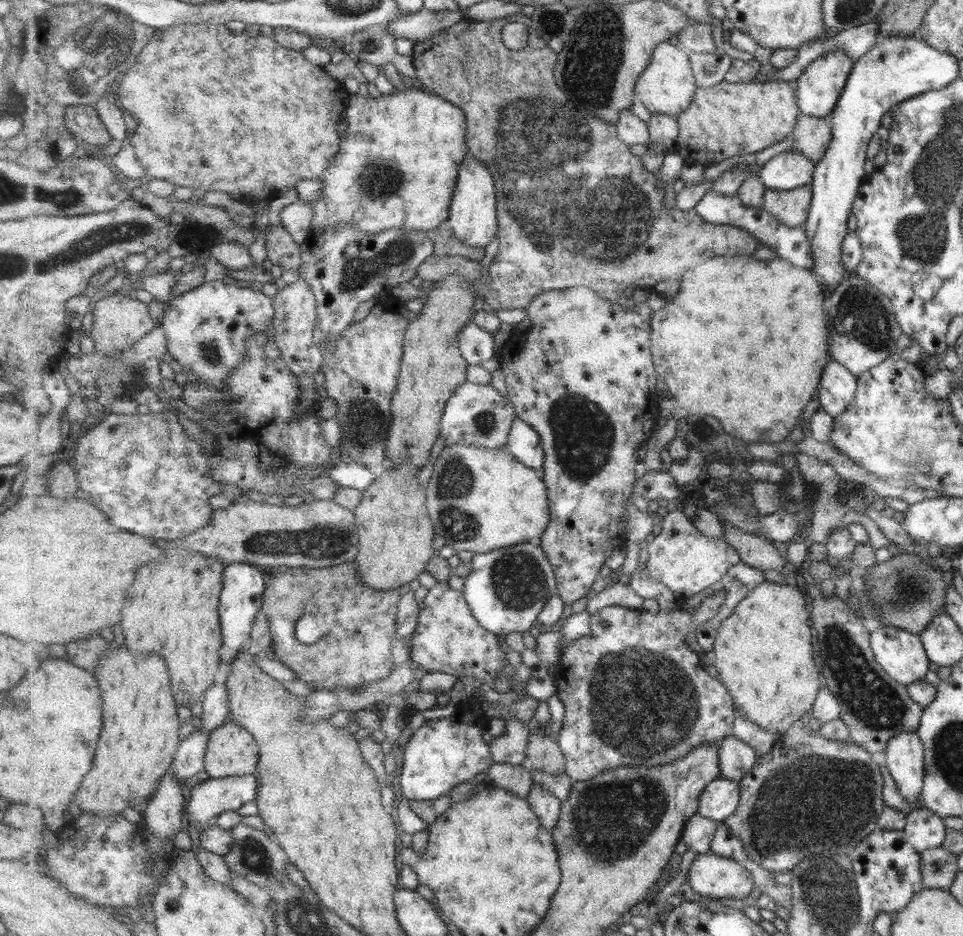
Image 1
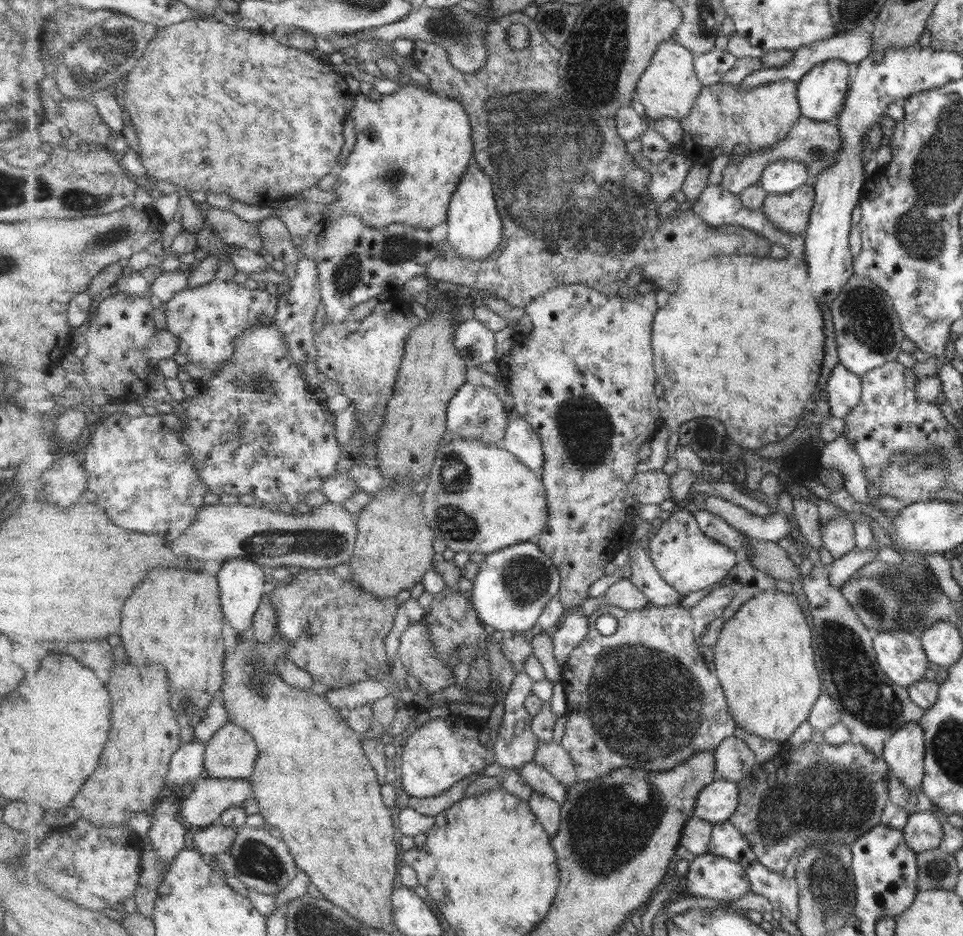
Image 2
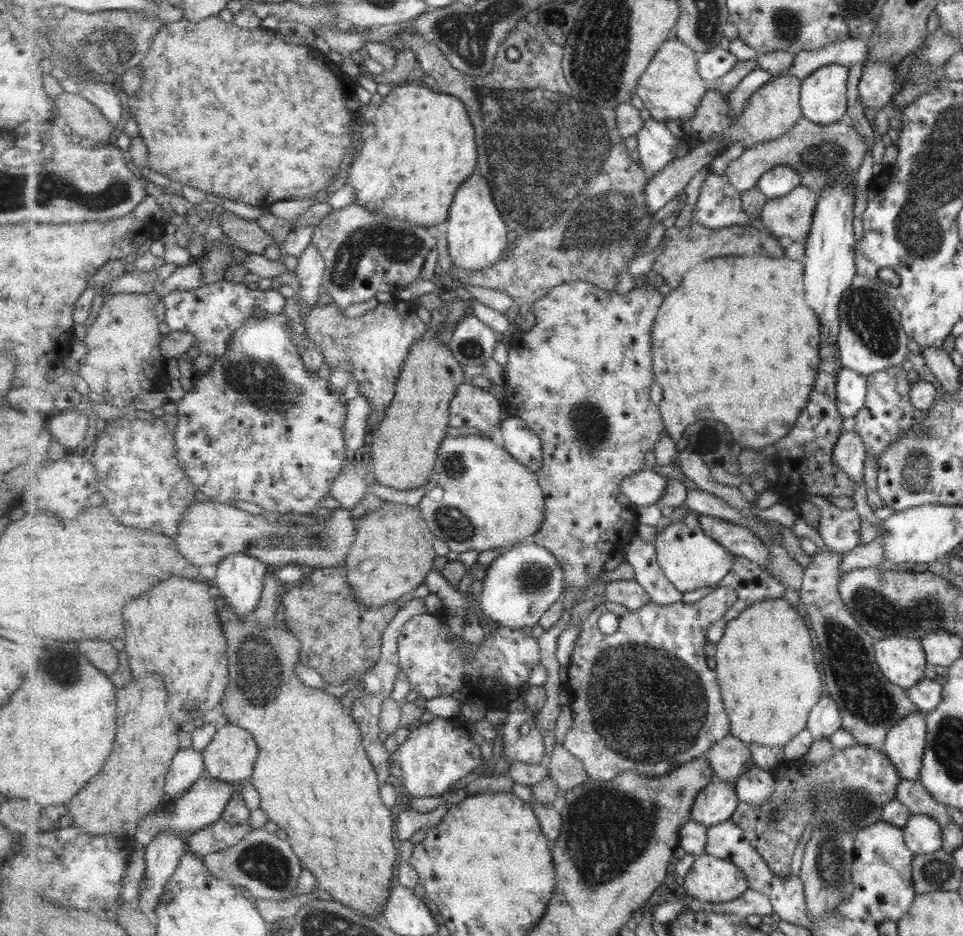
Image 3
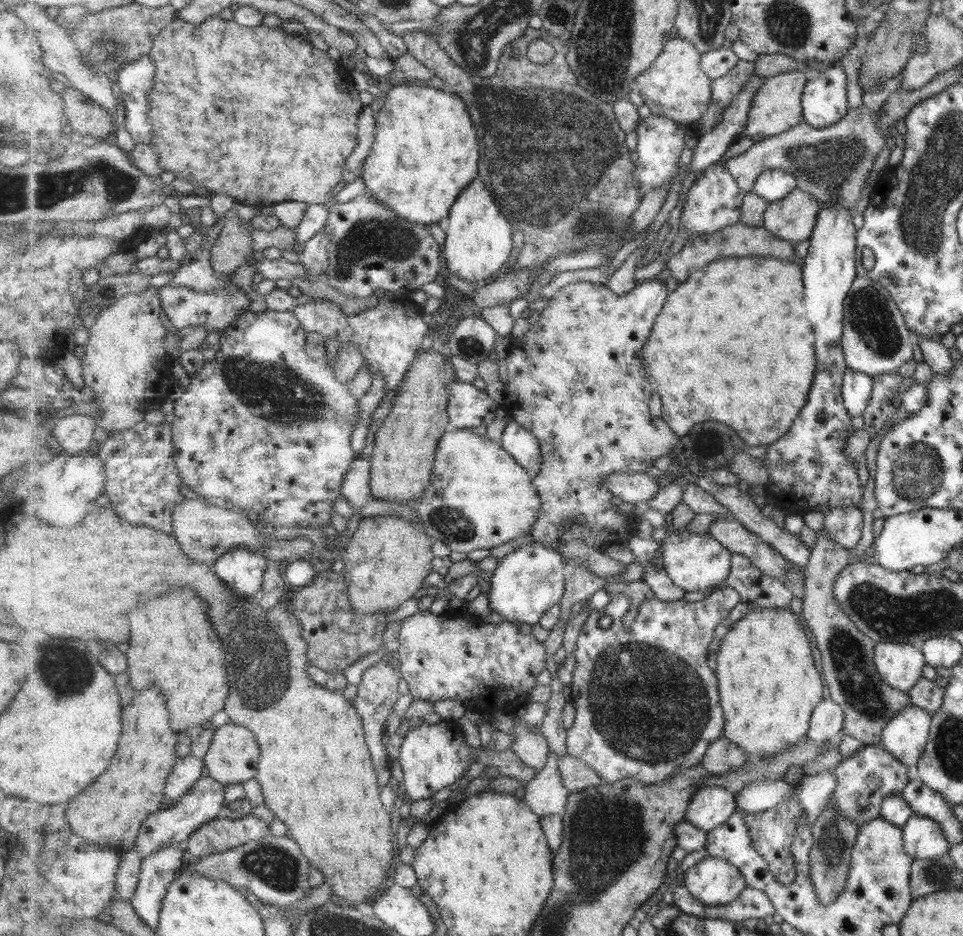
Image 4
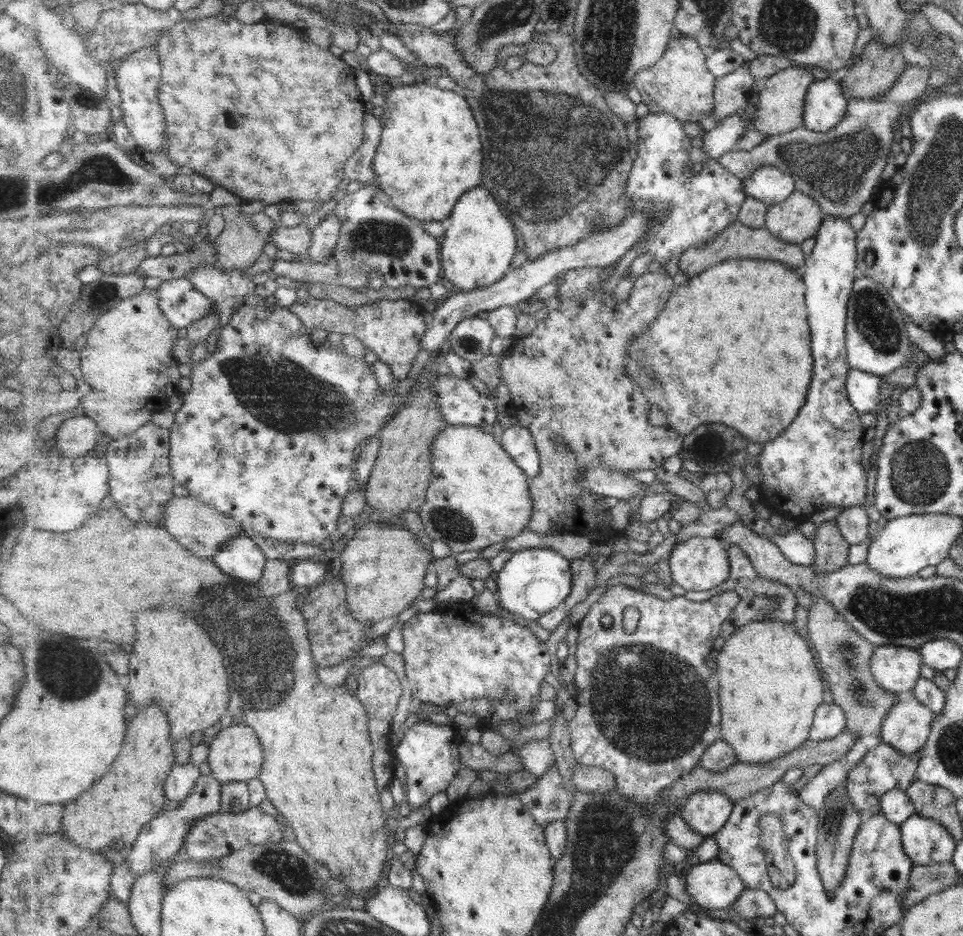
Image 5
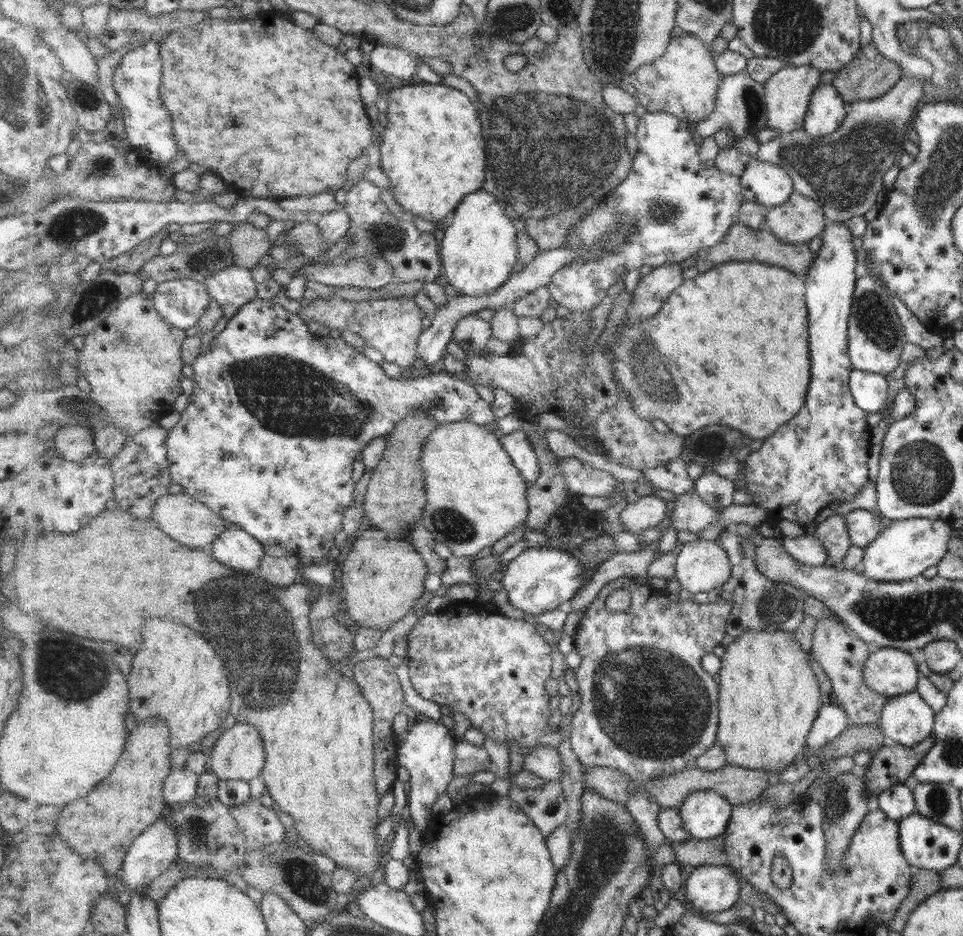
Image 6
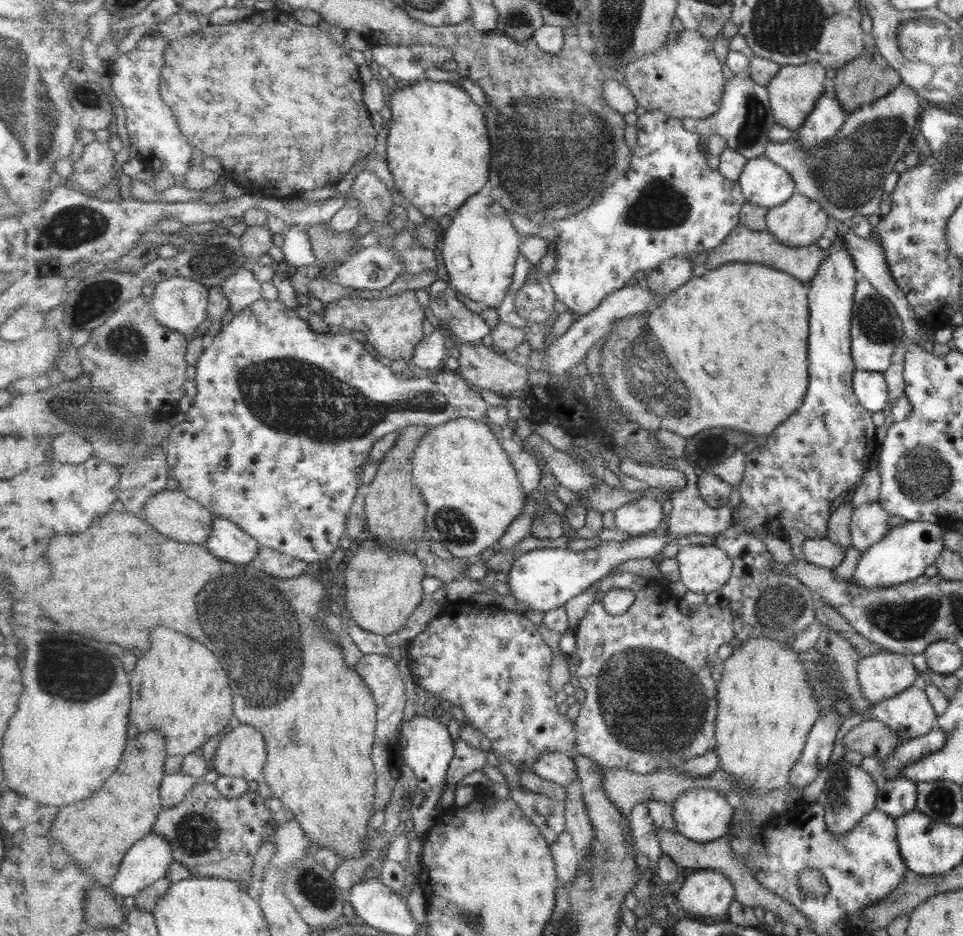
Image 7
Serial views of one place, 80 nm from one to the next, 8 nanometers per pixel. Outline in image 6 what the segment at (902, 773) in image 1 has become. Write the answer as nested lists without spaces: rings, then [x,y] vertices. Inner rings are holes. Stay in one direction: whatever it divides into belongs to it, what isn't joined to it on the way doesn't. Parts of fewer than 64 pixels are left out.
[[[913,690],[886,699],[880,712],[880,731],[885,740],[911,746],[932,732],[934,712]]]

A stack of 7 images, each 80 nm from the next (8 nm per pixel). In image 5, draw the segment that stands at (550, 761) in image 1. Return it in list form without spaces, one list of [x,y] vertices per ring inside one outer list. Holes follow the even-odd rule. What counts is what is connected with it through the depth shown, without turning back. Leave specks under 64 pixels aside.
[[[577,763],[573,777],[574,790],[617,793],[618,784],[615,775],[605,768]]]

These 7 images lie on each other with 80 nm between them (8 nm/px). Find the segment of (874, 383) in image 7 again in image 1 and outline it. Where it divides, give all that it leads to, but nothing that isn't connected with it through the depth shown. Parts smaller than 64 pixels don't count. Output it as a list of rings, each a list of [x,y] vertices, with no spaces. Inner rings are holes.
[[[829,360],[824,374],[821,374],[821,386],[817,389],[819,407],[832,418],[839,416],[852,402],[856,384],[855,375]]]

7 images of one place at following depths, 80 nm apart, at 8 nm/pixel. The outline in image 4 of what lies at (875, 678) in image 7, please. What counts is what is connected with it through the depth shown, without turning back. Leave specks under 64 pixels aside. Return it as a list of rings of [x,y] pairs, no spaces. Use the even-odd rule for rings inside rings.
[[[876,642],[873,662],[881,680],[906,694],[921,678],[925,664],[920,649],[906,642]]]

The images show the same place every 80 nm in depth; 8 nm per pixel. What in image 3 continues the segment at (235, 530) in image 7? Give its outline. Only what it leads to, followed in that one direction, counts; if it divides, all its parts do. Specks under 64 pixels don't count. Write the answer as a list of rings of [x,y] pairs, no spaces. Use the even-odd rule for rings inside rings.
[[[232,554],[225,557],[221,564],[217,565],[216,576],[213,579],[214,585],[220,590],[220,596],[228,606],[239,616],[247,616],[260,605],[262,593],[264,592],[264,582],[269,570],[272,567],[265,564],[261,559],[249,554]]]

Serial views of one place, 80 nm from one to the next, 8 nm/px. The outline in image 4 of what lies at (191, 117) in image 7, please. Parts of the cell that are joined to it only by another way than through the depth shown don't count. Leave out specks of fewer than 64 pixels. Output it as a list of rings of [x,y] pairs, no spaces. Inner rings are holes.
[[[215,16],[205,20],[199,26],[193,23],[186,22],[178,18],[175,22],[171,22],[169,26],[162,28],[161,34],[155,39],[152,51],[150,52],[150,57],[153,59],[154,66],[156,66],[156,77],[154,80],[153,90],[148,94],[149,104],[151,104],[151,110],[148,112],[150,116],[151,124],[153,125],[152,133],[154,134],[154,151],[156,152],[158,159],[158,165],[167,172],[172,172],[175,174],[175,178],[187,178],[190,180],[197,188],[206,189],[209,193],[215,192],[217,194],[227,194],[236,198],[241,203],[246,203],[247,205],[254,206],[256,208],[260,205],[276,205],[277,203],[282,203],[285,201],[299,201],[309,204],[325,204],[331,198],[334,197],[334,193],[343,185],[343,169],[346,164],[346,160],[351,156],[351,153],[357,148],[359,144],[358,138],[358,122],[361,111],[364,105],[359,100],[359,89],[355,84],[352,70],[347,67],[342,66],[339,60],[333,60],[327,51],[319,50],[319,48],[314,48],[310,42],[303,41],[292,34],[289,34],[282,26],[275,25],[269,27],[266,25],[248,27],[241,26],[234,22],[234,20],[223,20],[219,16]]]

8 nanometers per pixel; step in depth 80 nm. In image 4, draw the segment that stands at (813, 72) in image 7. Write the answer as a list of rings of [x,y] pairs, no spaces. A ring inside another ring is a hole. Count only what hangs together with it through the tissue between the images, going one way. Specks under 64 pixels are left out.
[[[791,70],[773,77],[762,77],[763,83],[755,93],[751,104],[747,126],[741,131],[740,137],[748,137],[754,143],[763,141],[768,137],[777,136],[791,130],[795,125],[804,121],[804,106],[802,96],[806,82],[811,78],[810,74],[797,70]]]

